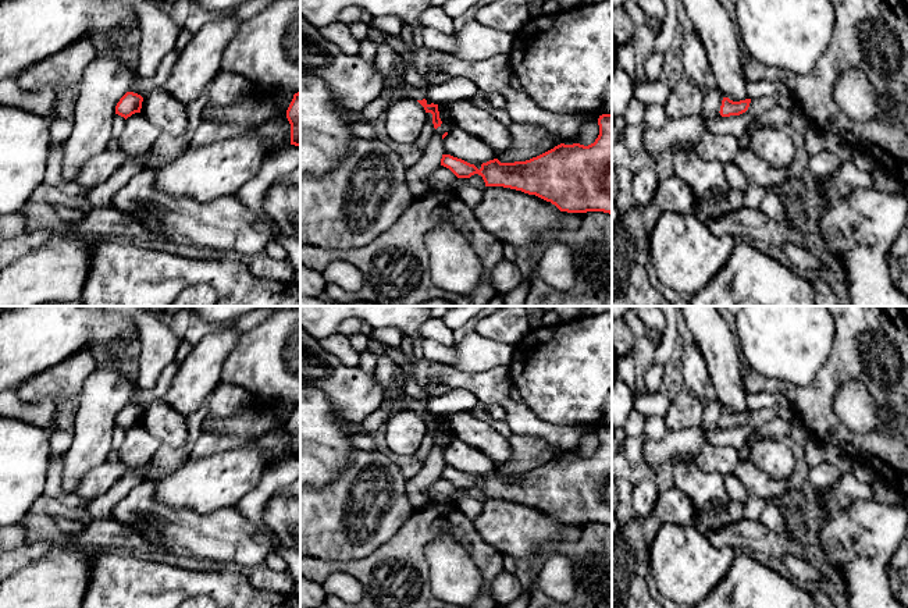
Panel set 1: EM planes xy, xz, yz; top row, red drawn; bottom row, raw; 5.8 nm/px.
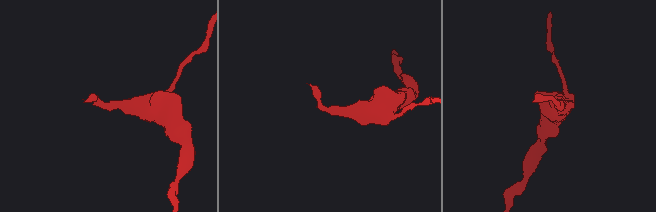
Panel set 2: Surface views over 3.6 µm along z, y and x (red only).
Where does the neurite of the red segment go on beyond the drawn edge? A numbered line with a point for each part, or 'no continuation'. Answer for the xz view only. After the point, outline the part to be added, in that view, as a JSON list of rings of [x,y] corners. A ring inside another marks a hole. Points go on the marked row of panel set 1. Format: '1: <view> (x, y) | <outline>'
1: xz (403, 89) | [[[400,79],[398,89],[396,89],[398,96],[406,96],[414,100],[423,100],[424,93],[421,89],[414,88],[409,83],[406,83],[403,79]]]

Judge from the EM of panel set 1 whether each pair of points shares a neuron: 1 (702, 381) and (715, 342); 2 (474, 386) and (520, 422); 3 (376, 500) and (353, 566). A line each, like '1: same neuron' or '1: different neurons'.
1: different neurons
2: same neuron
3: different neurons

